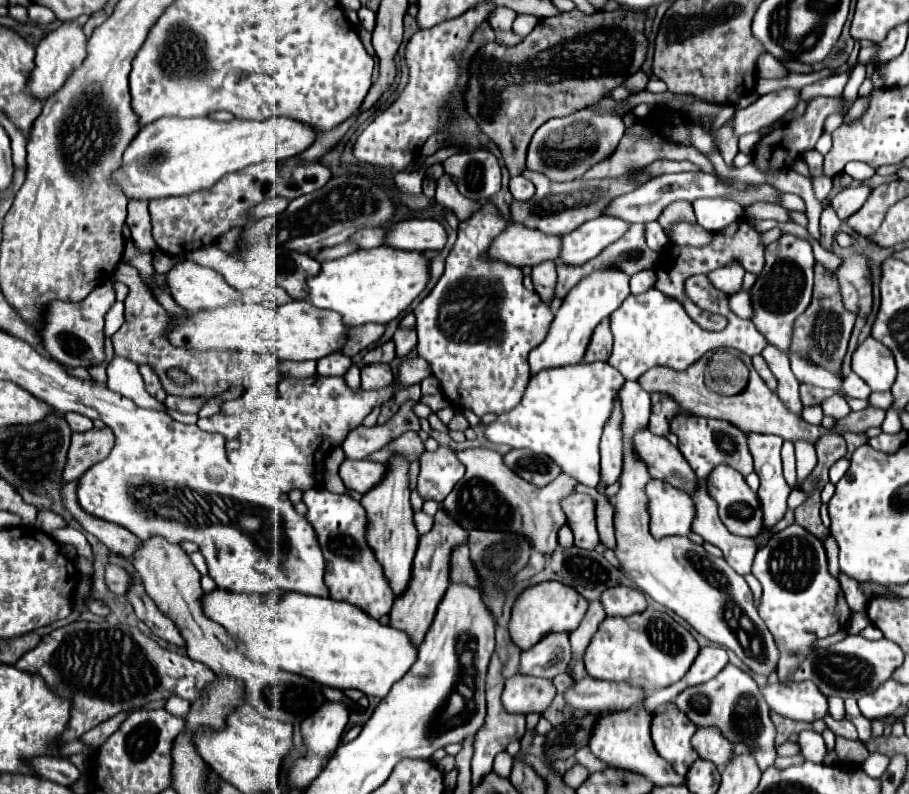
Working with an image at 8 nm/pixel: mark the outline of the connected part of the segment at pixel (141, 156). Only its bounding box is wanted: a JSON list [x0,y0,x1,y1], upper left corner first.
[112,117,316,201]

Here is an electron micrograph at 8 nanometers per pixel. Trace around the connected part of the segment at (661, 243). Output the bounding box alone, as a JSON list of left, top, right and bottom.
[646,223,670,251]

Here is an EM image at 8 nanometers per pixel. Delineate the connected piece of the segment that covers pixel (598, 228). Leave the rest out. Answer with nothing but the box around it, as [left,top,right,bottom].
[558,215,630,267]

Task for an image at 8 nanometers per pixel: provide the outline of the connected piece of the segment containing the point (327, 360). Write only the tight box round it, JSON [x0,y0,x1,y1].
[318,353,352,377]

